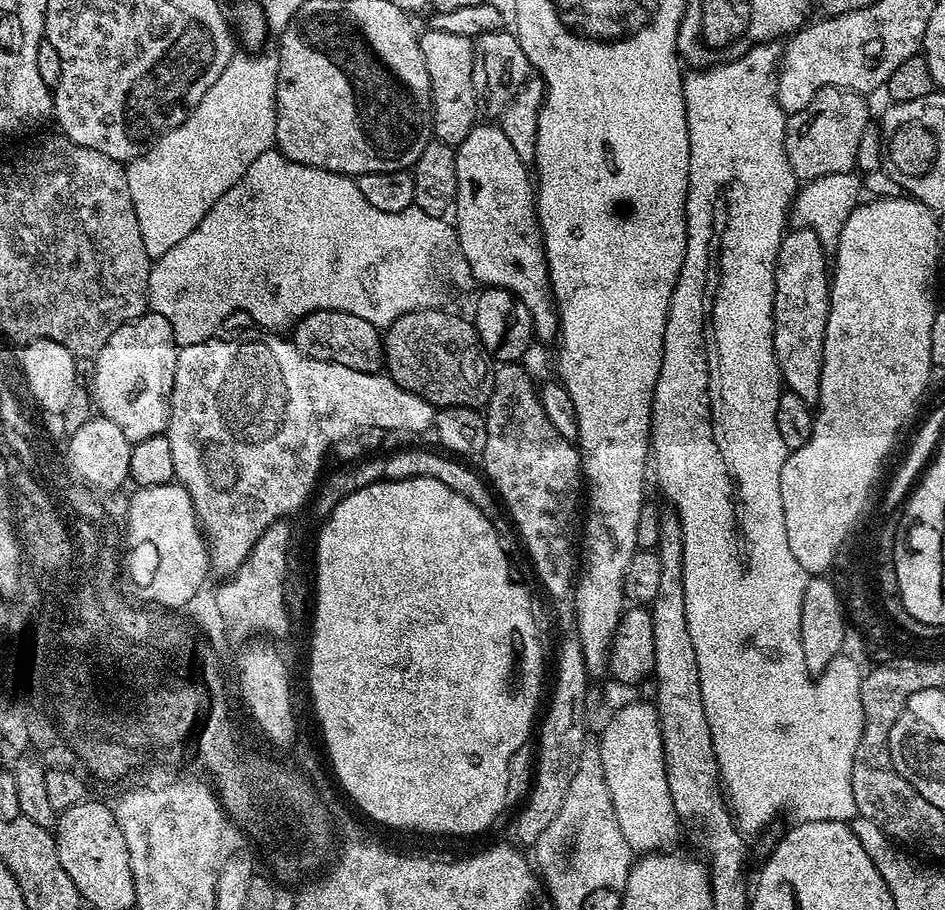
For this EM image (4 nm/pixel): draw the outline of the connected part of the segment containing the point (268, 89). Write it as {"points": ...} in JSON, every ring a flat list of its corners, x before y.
{"points":[[244,50,241,56,240,53,233,55,232,60,226,66,226,70,222,70,222,74,218,74,218,82,214,82,214,86,210,86,210,90,206,90,206,94,202,94,202,102,198,102,198,106,189,112,188,117,176,128,170,129,166,135,161,136,137,160,131,161,127,165,130,198,136,207,138,222,142,230,142,246,146,246,148,256,159,258,166,254,166,250,174,250,174,246,178,246,178,242,182,242,182,238,186,238,186,234,191,234,194,226,198,226,198,222,202,222,202,218,206,218,210,206,214,206,214,202,218,202,218,198,222,198,222,194,226,194,226,190,230,190,230,186,234,186,234,182,238,182,238,178,242,178,242,174,246,174,250,162,254,162,254,158,258,158,258,154,273,151,276,142,276,69,278,60,275,55,251,56,248,52,251,51]]}

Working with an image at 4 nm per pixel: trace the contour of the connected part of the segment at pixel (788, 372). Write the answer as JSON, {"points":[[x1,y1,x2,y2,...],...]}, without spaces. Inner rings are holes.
{"points":[[799,226,785,231,784,236,780,239,780,249,778,250,778,258,776,259,776,269,774,270,774,330,772,337,774,338,774,354,776,361,780,367,780,379,786,385,787,391,798,394,798,398,806,398,809,402,819,401,820,398,820,375,822,374,822,350,824,349,824,335,826,334,826,322,828,321,828,293,830,291,830,260,826,255,826,249,818,238,818,234,814,234,809,228]]}

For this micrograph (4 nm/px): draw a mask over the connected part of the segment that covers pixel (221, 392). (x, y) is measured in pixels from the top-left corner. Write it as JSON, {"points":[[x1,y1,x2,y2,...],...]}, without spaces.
{"points":[[252,330,256,332,244,332,241,336,232,336,229,340,213,338,203,340,197,344,185,344,176,354,176,373,172,383,172,401,170,402,170,414,166,435,170,442,170,451,174,453,175,479,190,494,194,502,196,517,200,527,208,541,210,553,210,568,220,578,231,577,232,573,239,570,242,562,250,554,250,550,262,538,264,531,275,520,283,520,291,517,291,512,296,512,304,503,309,503,318,481,321,479,320,467,324,464,324,455,329,455,330,449,337,444,346,434,354,434,359,428,385,428,395,432,411,434,411,432,424,432,433,427,436,422,437,409,430,402,426,402,418,394,398,386,391,376,380,372,363,372,362,370,350,370,350,366,338,366,334,362,319,360,313,356,302,354,291,339,282,337,272,330]]}

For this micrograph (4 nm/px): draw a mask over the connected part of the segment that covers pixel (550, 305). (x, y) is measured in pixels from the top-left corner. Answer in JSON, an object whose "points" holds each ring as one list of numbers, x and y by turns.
{"points":[[480,122,466,134,461,144,455,145,456,202,454,227,460,243,460,252,472,271,473,281,494,288,505,288,518,297,530,310,532,331,535,339,557,339,560,331,560,318,556,314,556,299,552,296,552,283,548,277,548,259,544,253,544,235,540,233,540,215,536,213,536,192,530,168,525,157,514,150,514,142,506,138,504,129,496,122]]}

